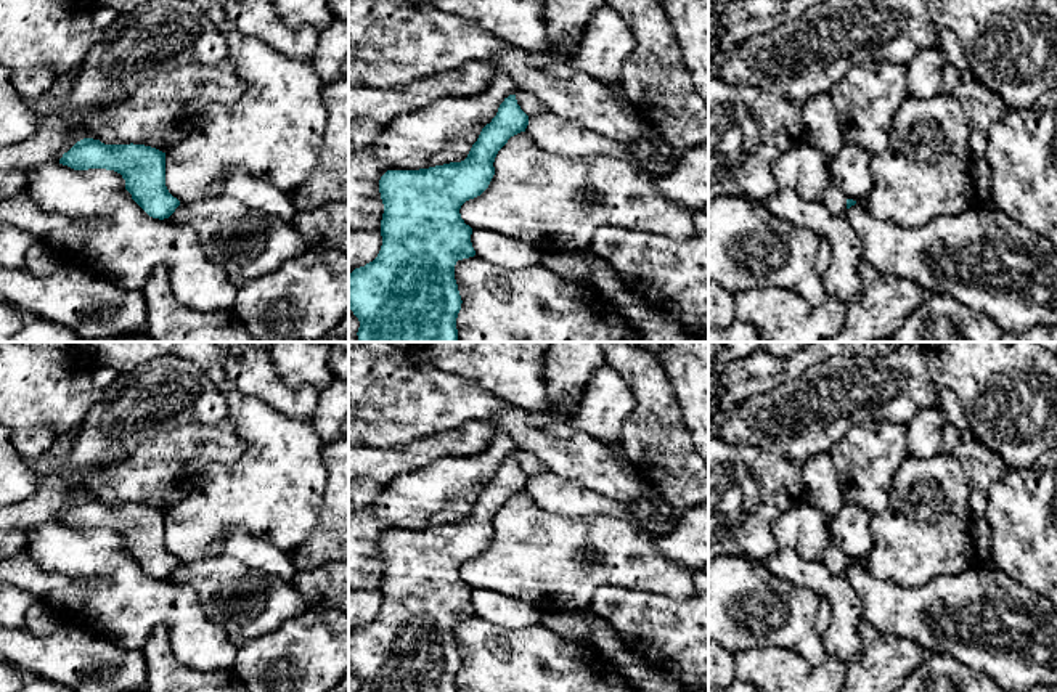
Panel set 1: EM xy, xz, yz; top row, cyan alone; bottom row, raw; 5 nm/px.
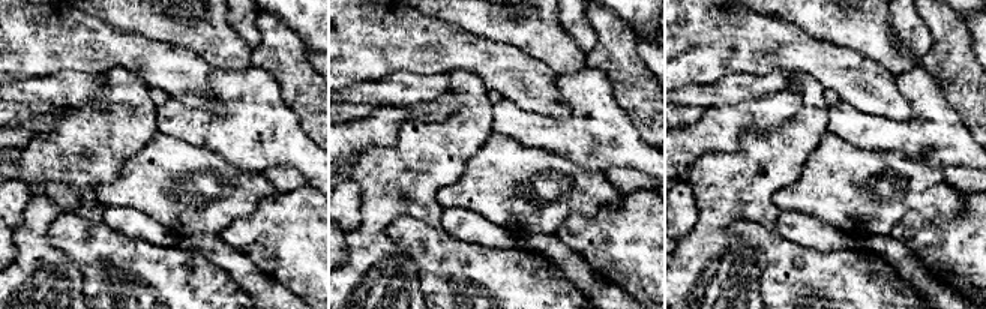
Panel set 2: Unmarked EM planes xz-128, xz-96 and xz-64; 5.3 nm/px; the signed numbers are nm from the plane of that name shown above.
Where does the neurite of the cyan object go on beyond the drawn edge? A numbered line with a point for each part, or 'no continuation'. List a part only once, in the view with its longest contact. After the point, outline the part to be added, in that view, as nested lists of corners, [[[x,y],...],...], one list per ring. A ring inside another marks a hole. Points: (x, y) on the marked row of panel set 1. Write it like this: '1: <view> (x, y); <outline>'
no continuation

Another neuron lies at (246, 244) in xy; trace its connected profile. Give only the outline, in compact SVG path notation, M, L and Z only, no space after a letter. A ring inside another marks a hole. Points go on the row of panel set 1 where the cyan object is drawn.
M210 196L180 202L169 220L193 228L204 255L218 265L238 289L273 273L283 262L308 249L291 223L233 197Z

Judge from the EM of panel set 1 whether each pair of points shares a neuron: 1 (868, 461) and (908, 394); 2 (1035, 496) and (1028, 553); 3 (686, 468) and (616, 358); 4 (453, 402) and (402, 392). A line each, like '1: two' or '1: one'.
1: two
2: one
3: one
4: one

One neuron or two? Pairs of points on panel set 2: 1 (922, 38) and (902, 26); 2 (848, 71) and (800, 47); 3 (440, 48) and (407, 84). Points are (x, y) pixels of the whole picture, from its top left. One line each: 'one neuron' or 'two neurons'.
1: one neuron
2: one neuron
3: two neurons

